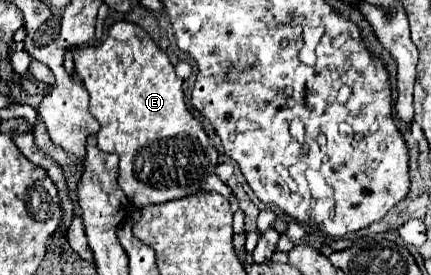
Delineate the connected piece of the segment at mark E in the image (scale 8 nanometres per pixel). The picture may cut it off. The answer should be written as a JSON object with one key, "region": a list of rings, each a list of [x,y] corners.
{"region":[[[116,21],[108,29],[108,37],[96,45],[82,45],[74,51],[76,73],[90,93],[90,113],[98,119],[98,147],[106,153],[116,153],[120,157],[120,187],[126,197],[136,205],[166,203],[198,191],[216,191],[224,197],[232,197],[228,185],[224,185],[214,173],[218,163],[218,153],[210,145],[208,135],[200,121],[192,117],[184,103],[182,79],[176,77],[174,65],[168,55],[154,45],[148,33],[128,21]]]}

